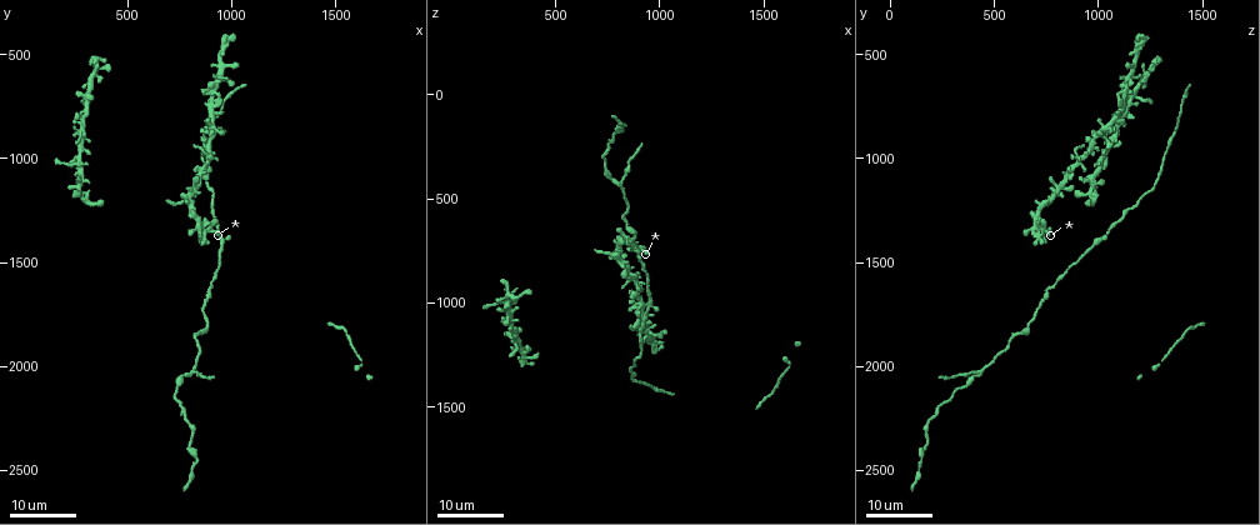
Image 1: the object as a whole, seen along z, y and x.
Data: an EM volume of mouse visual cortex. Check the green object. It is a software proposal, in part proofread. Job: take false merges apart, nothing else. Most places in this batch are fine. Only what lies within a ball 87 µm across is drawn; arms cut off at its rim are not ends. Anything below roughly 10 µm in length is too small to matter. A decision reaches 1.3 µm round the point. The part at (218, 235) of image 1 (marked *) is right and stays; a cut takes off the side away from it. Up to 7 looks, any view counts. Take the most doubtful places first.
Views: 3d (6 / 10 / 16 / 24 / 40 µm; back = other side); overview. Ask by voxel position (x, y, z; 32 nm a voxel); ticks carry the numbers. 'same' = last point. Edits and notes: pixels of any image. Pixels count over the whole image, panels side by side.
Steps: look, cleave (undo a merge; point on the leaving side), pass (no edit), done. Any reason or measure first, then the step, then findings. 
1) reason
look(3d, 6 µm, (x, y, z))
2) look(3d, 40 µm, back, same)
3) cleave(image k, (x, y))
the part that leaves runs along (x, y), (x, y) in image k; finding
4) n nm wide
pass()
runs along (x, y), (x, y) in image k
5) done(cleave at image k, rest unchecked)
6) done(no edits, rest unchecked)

sudden change in width
look(3d, 24 µm, (800, 2380, 180))

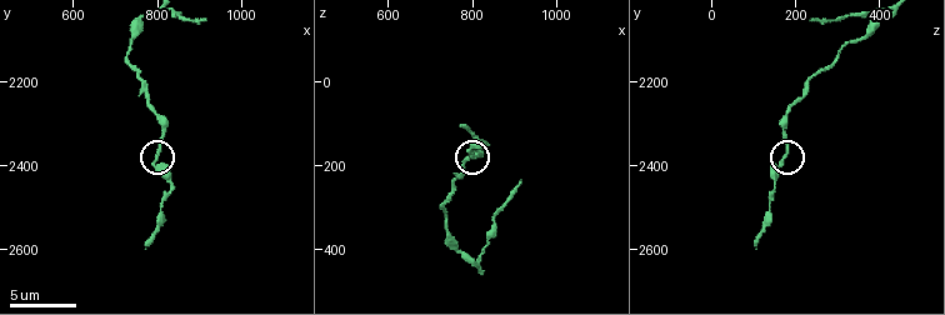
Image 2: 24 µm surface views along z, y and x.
zoom in
look(3d, 6 µm, (795, 2395, 170))

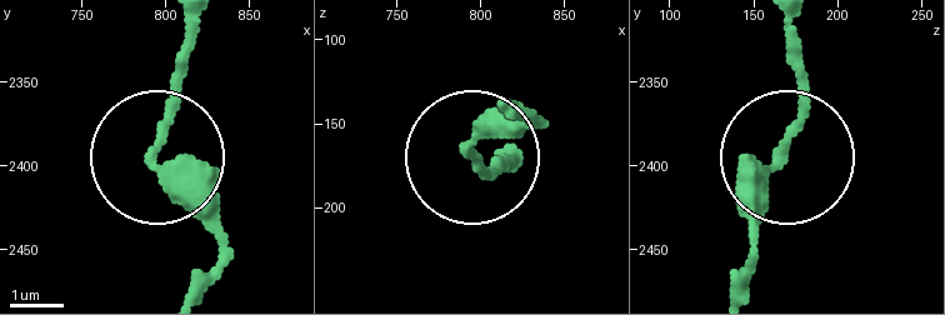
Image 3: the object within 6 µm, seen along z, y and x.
180 nm wide
pass()
runs along (798, 24), (798, 105), (756, 249) in image 3; one cell here

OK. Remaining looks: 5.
two arms in line, one across
look(3d, 24 µm, (950, 1390, 1020))

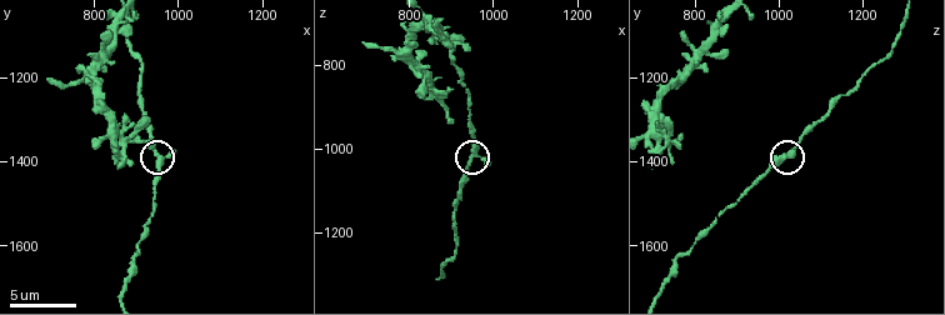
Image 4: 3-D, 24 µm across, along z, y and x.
zoom in
look(3d, 6 µm, (955, 1395, 1010))

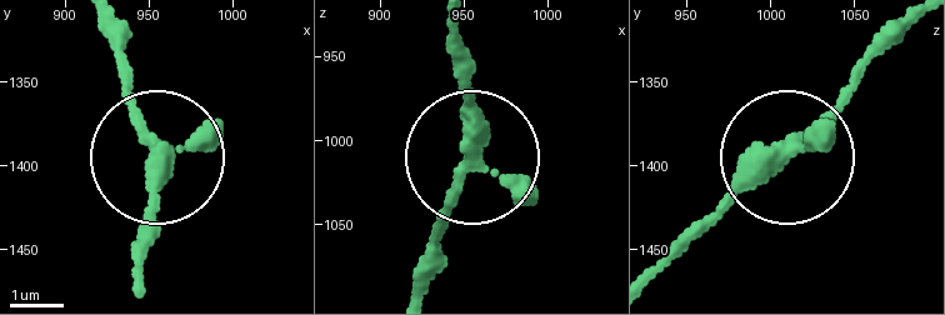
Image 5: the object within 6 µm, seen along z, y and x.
pass()
continuous, no second cell

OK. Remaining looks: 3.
three arms meet
look(3d, 24 µm, (280, 850, 1080))

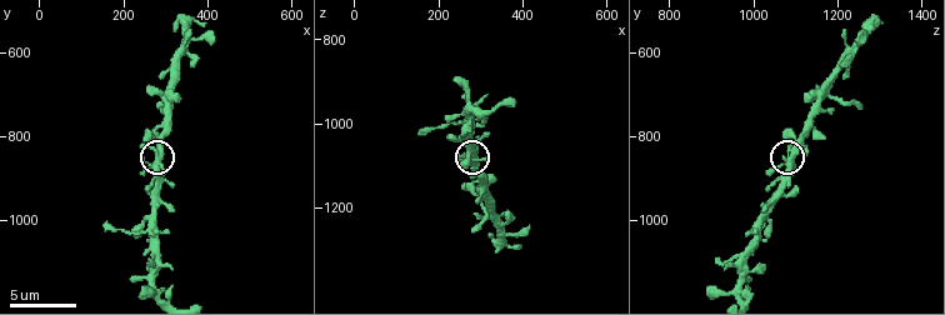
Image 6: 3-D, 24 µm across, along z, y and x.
look(3d, 10 µm, (280, 830, 1085))

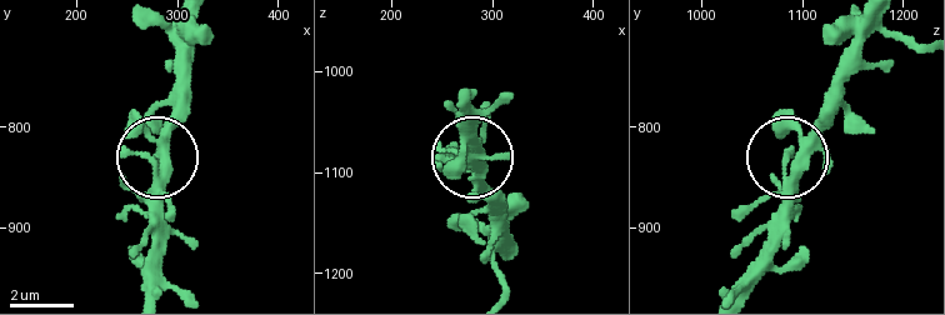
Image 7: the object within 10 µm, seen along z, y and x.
look(3d, 10 µm, back, (278, 838, 1084))

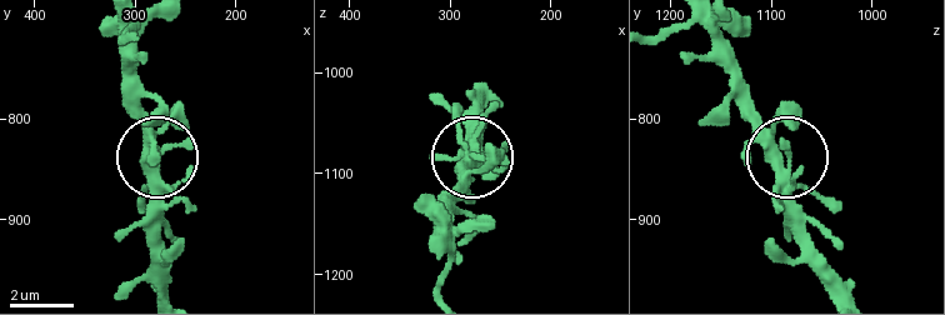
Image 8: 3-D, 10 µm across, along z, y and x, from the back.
pass()
all the same cell

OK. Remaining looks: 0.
done(no edits, rest unchecked)

